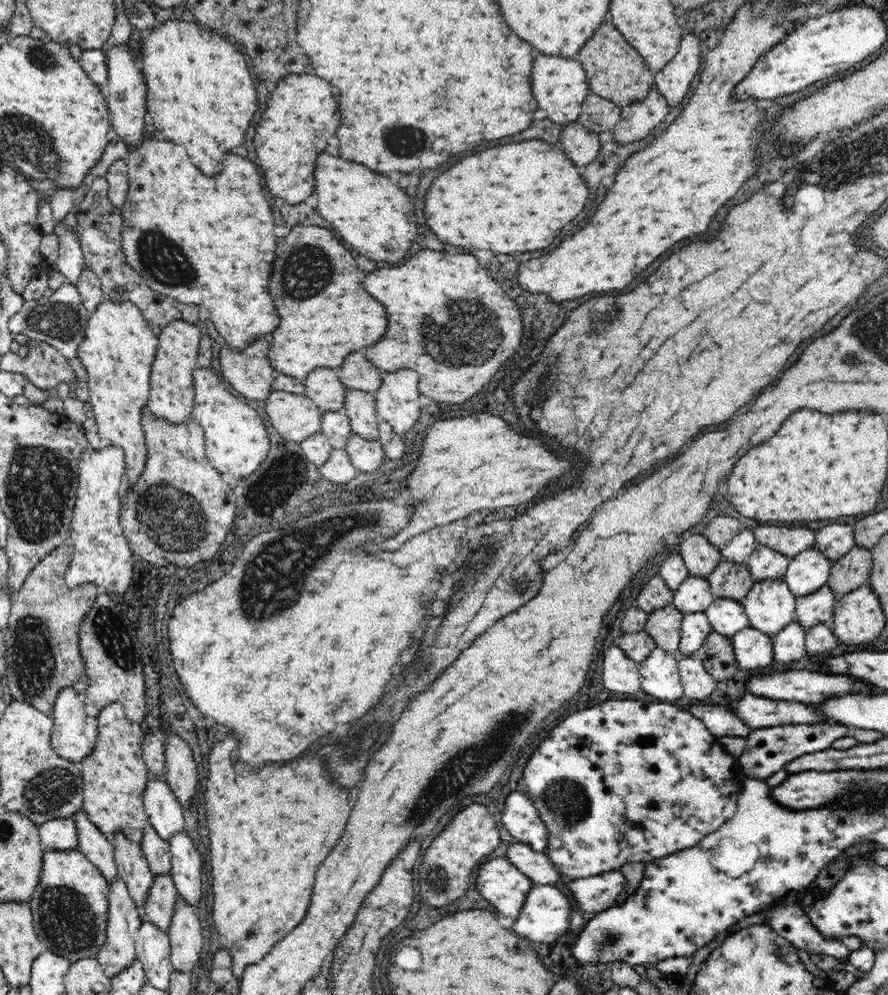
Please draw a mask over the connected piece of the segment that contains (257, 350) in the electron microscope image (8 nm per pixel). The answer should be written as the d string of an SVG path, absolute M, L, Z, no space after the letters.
M258 337L256 342L240 351L225 345L219 352L225 382L232 385L234 392L261 404L274 391L273 382L276 376L269 364L270 342L266 340L268 338Z

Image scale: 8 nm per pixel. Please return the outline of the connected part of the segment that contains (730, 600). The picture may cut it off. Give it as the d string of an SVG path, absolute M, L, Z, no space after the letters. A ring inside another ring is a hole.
M715 597L705 613L713 630L726 638L750 625L743 603L734 597Z

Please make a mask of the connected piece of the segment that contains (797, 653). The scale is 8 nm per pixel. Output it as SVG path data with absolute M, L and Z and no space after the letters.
M795 619L773 635L774 656L776 664L798 662L806 654L805 636L807 631Z

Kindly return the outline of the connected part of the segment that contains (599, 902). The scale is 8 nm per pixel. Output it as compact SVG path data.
M619 869L586 879L569 880L568 888L580 910L596 913L606 910L608 904L616 900L618 894L625 890L626 882Z

